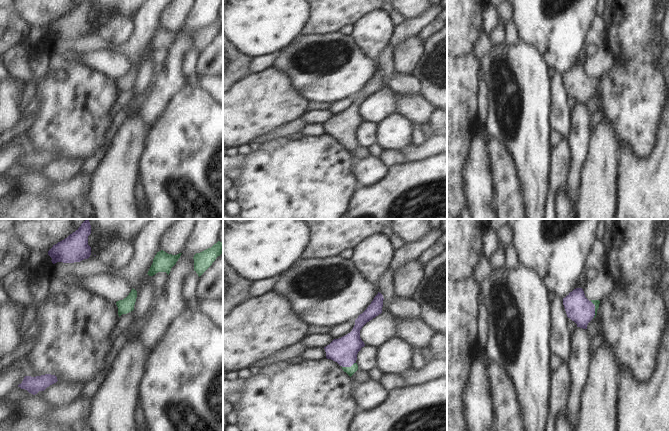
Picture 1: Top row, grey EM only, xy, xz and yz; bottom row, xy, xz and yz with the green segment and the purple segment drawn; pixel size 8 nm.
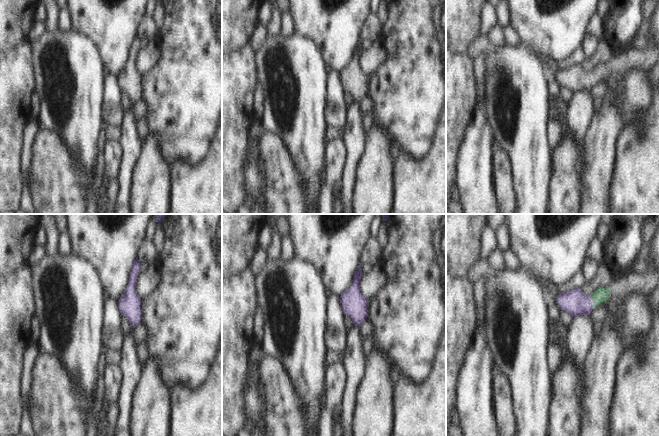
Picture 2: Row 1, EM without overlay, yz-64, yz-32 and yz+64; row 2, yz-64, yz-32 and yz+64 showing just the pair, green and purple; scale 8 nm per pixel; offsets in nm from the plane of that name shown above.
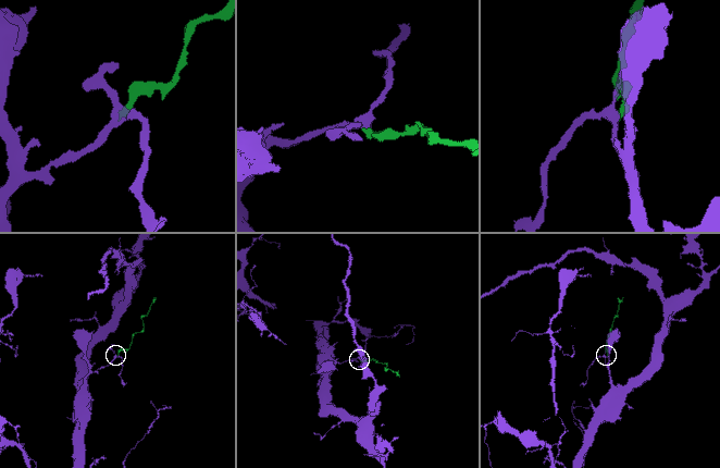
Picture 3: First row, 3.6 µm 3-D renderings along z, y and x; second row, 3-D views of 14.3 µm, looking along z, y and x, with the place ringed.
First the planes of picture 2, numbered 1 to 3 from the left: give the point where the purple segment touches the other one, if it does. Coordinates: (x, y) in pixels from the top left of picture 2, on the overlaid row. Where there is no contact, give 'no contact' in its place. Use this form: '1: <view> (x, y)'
1: no contact
2: yz-32 (367, 314)
3: yz+64 (593, 302)

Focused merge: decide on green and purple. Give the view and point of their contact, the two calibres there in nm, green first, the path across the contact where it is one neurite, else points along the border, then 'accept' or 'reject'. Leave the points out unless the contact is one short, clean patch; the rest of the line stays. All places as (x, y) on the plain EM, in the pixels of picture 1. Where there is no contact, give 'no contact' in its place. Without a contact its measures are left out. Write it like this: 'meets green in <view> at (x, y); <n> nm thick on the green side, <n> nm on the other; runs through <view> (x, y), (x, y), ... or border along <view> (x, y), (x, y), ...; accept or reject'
meets green in yz at (595, 86); 50 nm thick on the green side, 220 nm on the other; runs through yz (596, 78), (595, 86), (579, 85); accept

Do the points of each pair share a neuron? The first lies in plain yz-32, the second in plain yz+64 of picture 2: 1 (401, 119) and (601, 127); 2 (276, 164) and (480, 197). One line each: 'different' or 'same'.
1: different
2: different

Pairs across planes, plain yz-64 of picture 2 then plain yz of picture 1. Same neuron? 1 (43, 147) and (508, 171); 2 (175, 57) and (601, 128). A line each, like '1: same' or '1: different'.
1: same
2: different

